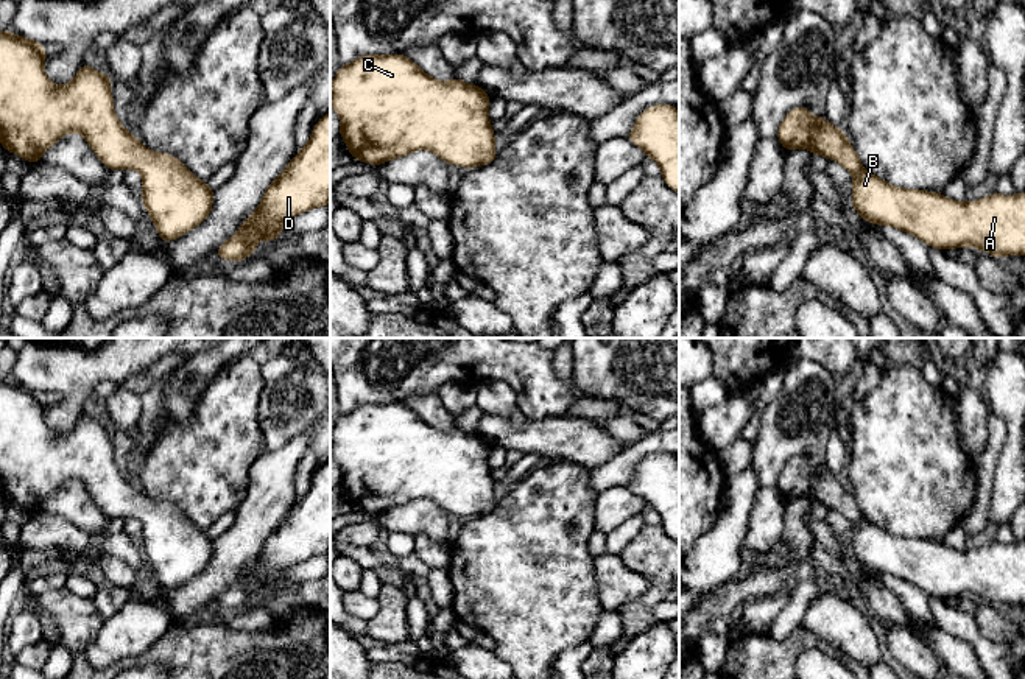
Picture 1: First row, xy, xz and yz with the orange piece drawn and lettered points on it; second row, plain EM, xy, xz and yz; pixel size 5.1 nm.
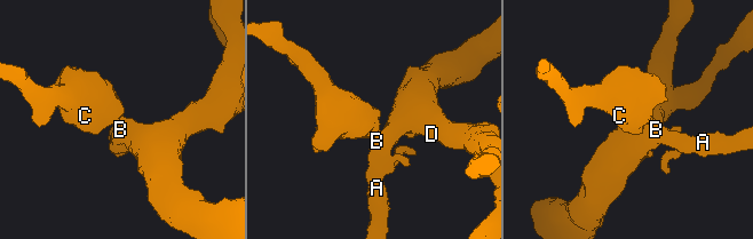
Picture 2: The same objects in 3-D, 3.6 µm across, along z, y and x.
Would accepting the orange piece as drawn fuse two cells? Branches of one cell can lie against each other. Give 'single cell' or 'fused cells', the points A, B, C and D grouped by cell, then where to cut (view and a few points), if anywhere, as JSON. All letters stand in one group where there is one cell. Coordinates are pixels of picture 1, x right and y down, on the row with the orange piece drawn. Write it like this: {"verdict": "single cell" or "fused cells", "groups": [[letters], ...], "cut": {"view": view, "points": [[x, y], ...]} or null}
{"verdict": "single cell", "groups": [["A", "B", "C", "D"]], "cut": null}

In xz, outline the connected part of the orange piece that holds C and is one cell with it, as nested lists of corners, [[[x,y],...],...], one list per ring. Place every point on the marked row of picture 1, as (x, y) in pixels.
[[[365,55],[340,65],[330,84],[330,106],[341,120],[338,134],[352,159],[374,167],[428,150],[447,165],[492,164],[495,132],[488,117],[491,97],[475,83],[438,81],[405,55]]]

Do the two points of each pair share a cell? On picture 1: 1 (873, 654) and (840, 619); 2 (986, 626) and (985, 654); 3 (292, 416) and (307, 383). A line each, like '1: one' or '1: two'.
1: one
2: two
3: one

